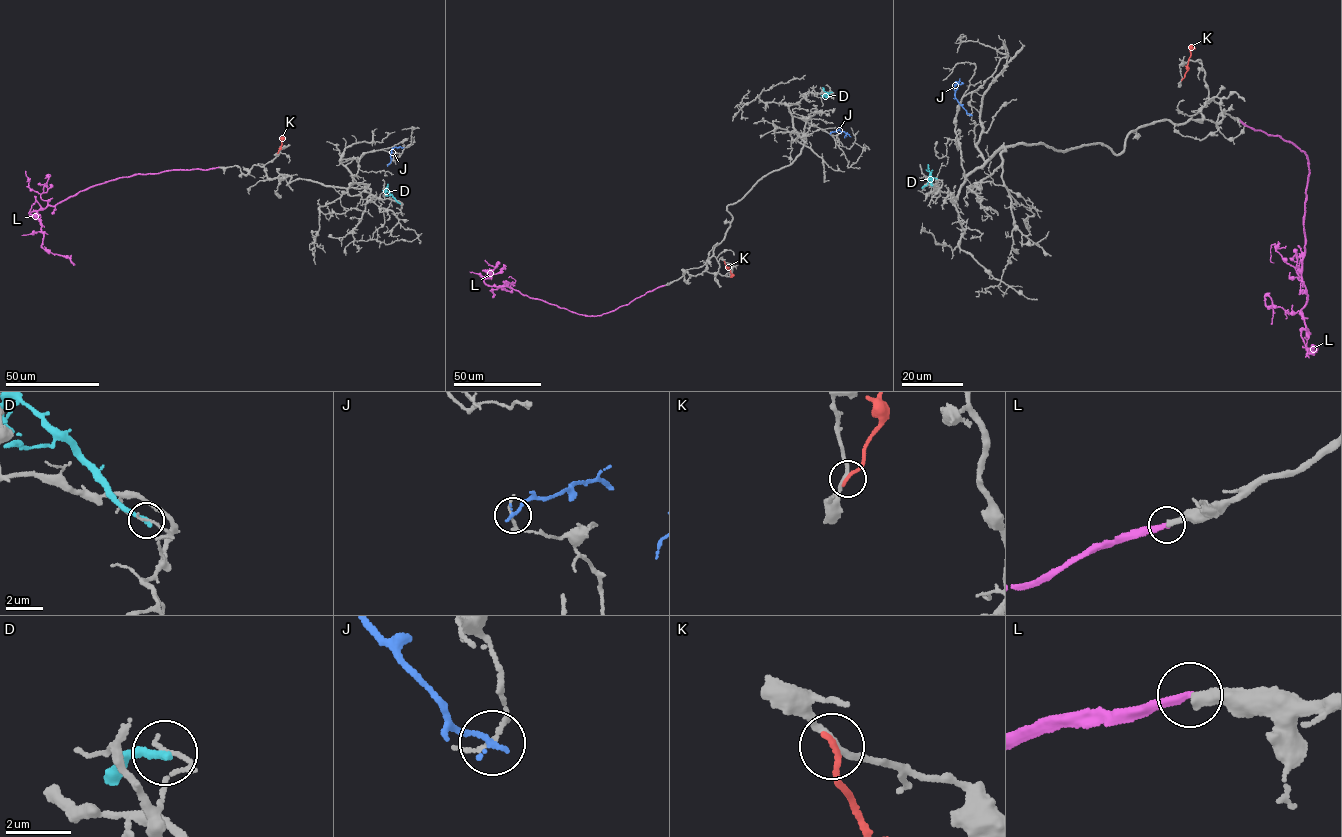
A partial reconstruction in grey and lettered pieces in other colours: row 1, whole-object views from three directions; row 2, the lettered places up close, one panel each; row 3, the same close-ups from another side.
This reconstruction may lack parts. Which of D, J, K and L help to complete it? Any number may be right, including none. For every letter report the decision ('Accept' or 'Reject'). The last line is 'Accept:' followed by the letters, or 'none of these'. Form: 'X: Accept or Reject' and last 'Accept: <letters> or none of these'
D: Reject
J: Reject
K: Reject
L: Reject
Accept: none of these

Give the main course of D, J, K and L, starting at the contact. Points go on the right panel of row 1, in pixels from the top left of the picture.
D: (932, 185), (928, 165)
J: (970, 114), (955, 95), (953, 88), (959, 78)
K: (1182, 79), (1194, 45)
L: (1240, 121), (1292, 143), (1310, 163), (1300, 313), (1314, 354)

